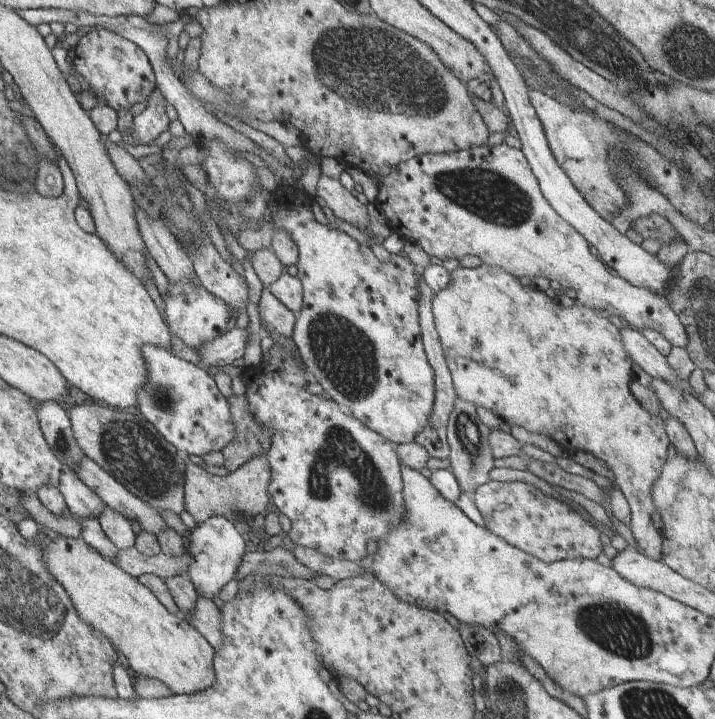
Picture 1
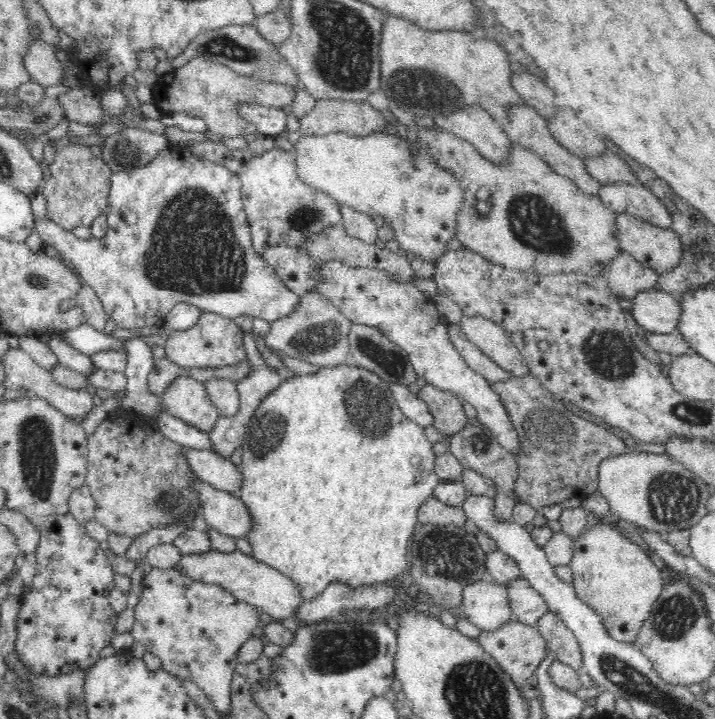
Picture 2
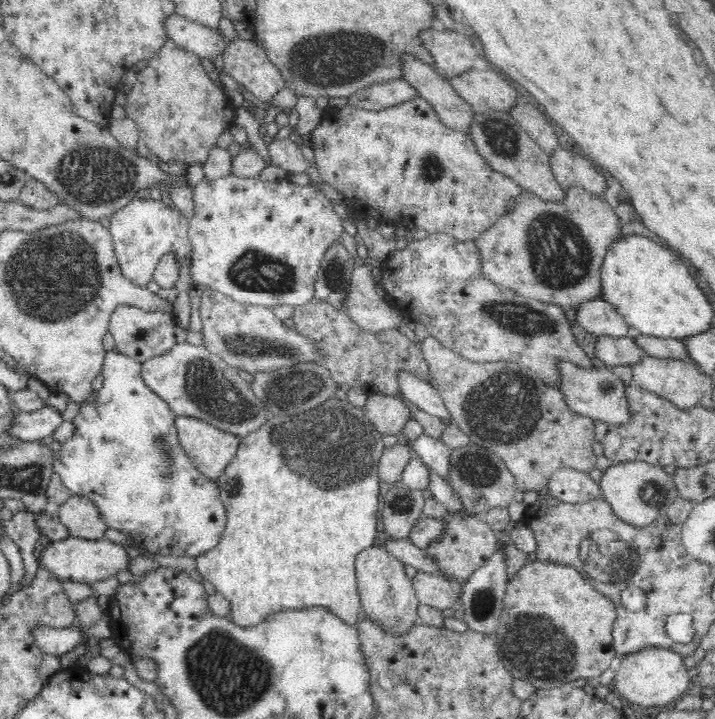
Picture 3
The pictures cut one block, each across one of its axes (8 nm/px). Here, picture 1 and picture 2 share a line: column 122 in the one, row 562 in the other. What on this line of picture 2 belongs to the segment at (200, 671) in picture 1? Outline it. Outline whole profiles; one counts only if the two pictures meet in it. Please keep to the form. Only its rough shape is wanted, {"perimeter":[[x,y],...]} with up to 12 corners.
{"perimeter":[[595,522],[574,540],[574,594],[636,643],[665,585],[648,550]]}

